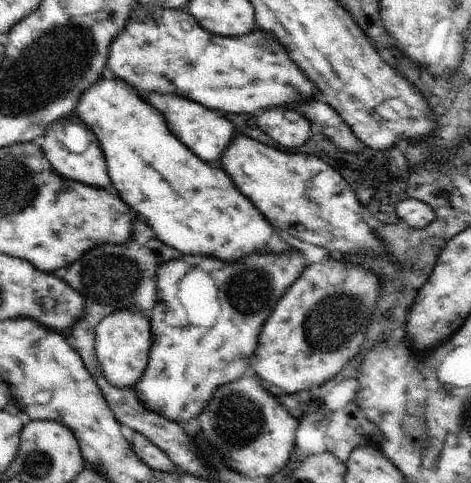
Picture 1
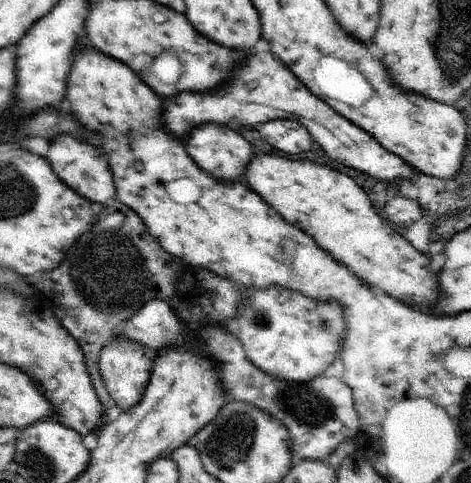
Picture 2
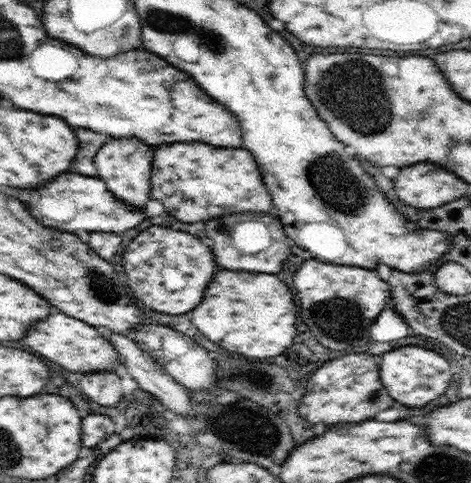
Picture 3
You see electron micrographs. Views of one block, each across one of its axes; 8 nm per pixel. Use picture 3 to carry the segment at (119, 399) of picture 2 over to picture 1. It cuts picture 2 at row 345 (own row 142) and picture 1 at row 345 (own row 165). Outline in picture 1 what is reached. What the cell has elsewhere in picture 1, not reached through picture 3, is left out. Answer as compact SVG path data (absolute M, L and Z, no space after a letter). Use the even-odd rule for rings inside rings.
M122 308L104 317L96 327L95 334L96 356L100 360L106 380L116 388L134 386L148 364L153 343L151 320L146 319L136 308Z

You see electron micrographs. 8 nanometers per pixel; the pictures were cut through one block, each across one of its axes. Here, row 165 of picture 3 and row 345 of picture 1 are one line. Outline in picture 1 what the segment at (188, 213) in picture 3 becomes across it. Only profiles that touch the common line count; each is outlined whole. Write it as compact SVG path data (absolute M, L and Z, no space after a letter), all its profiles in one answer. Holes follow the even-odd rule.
M296 249L294 252L284 252L284 254L250 256L250 258L244 258L242 262L234 262L234 264L218 262L218 258L210 258L210 256L182 256L178 260L160 265L157 272L157 303L152 310L151 317L153 343L149 352L150 362L148 362L144 376L140 378L140 382L136 386L136 394L138 394L140 402L144 404L144 408L158 412L172 422L190 422L206 408L208 400L212 400L218 386L236 382L249 373L250 358L254 356L254 351L258 346L258 337L262 332L264 322L274 312L274 306L278 304L278 300L304 274L304 270L308 266L310 265L307 264L306 255ZM192 268L204 268L204 274L210 274L216 284L222 284L218 288L220 290L218 302L222 304L222 312L218 316L218 322L212 328L192 326L186 320L186 316L184 316L186 312L176 298L180 280Z

